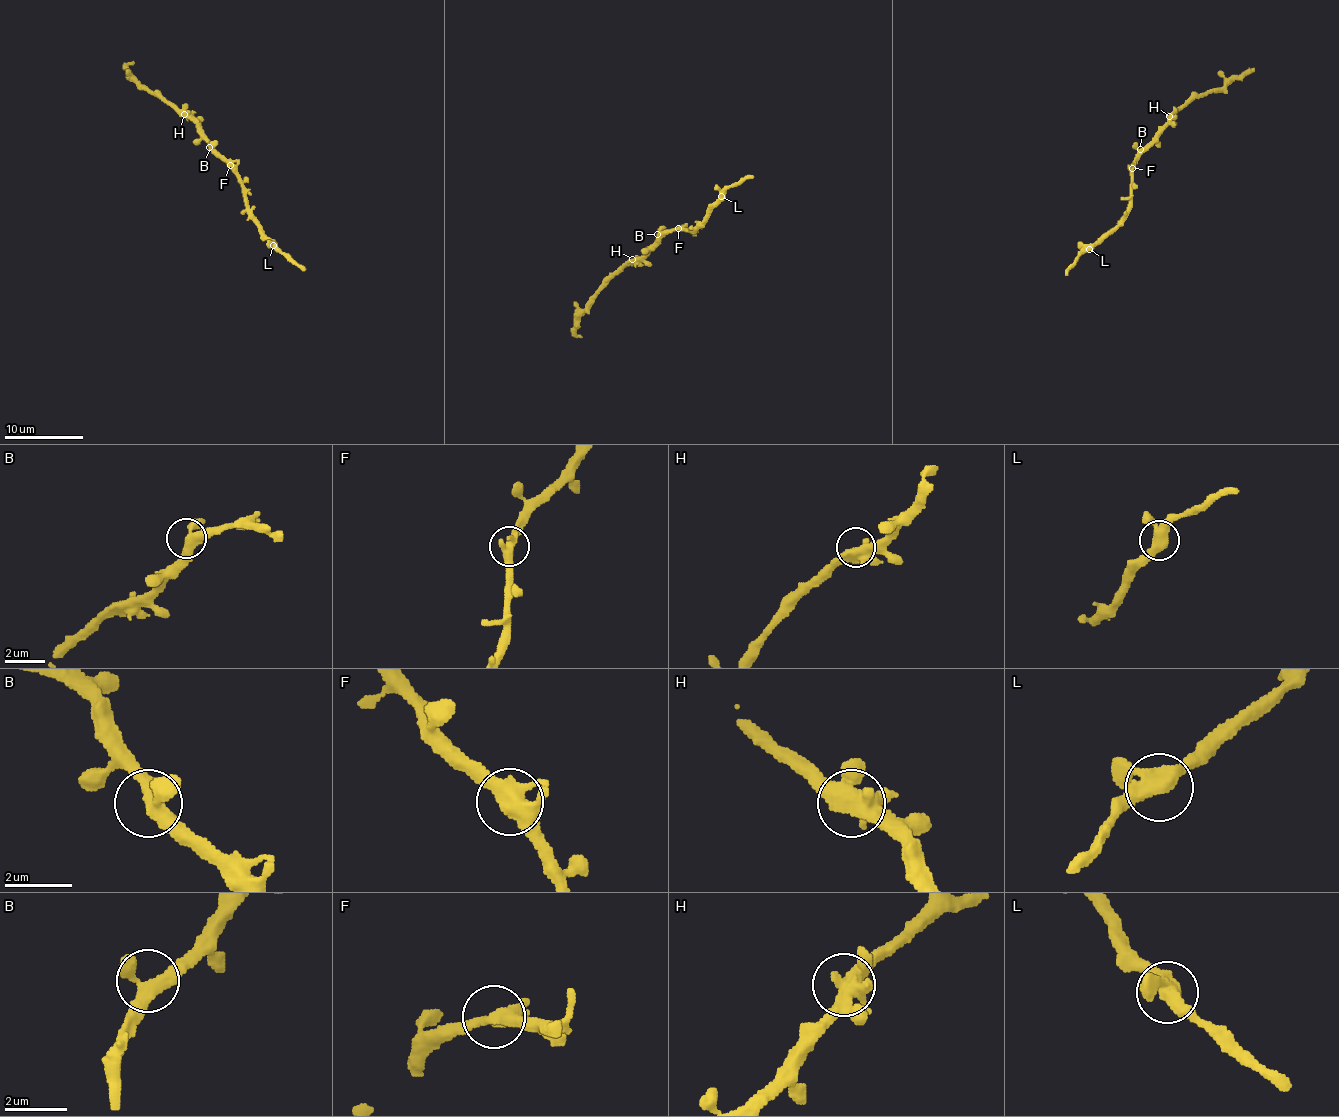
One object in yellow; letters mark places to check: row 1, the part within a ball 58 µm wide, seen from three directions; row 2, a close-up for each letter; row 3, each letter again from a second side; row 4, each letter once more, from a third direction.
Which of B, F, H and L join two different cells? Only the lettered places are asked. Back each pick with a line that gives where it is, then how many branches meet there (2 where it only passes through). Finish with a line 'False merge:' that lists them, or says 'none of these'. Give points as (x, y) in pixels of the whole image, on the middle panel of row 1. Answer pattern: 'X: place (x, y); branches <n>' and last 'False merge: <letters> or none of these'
False merge: none of these

